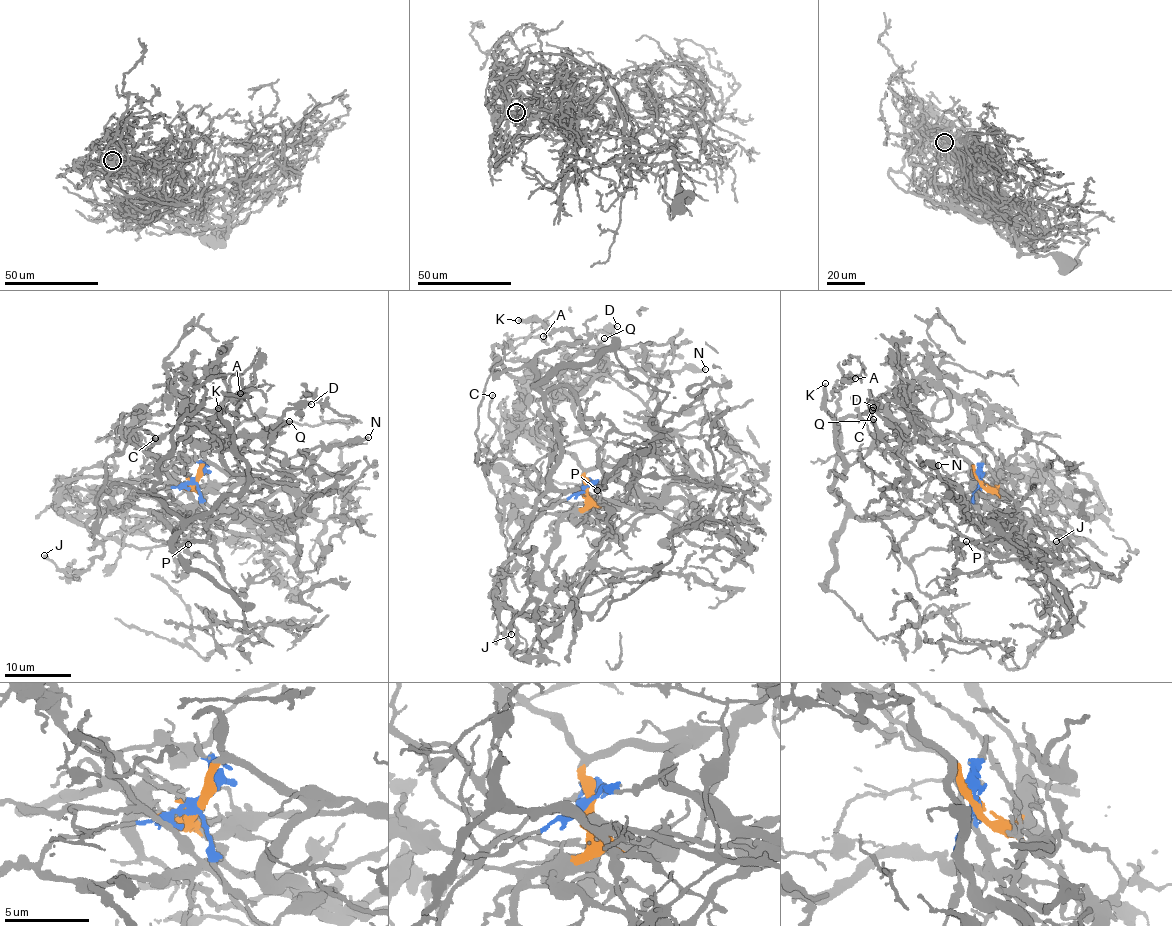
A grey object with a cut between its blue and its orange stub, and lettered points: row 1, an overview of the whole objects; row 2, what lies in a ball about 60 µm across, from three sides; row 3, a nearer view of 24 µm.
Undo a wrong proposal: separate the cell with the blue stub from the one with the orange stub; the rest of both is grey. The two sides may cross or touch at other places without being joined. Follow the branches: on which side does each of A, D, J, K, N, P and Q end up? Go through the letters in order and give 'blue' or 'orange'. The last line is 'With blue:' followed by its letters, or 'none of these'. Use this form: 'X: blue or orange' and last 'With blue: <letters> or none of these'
A: blue
D: orange
J: blue
K: blue
N: orange
P: blue
Q: orange
With blue: A, J, K, P

